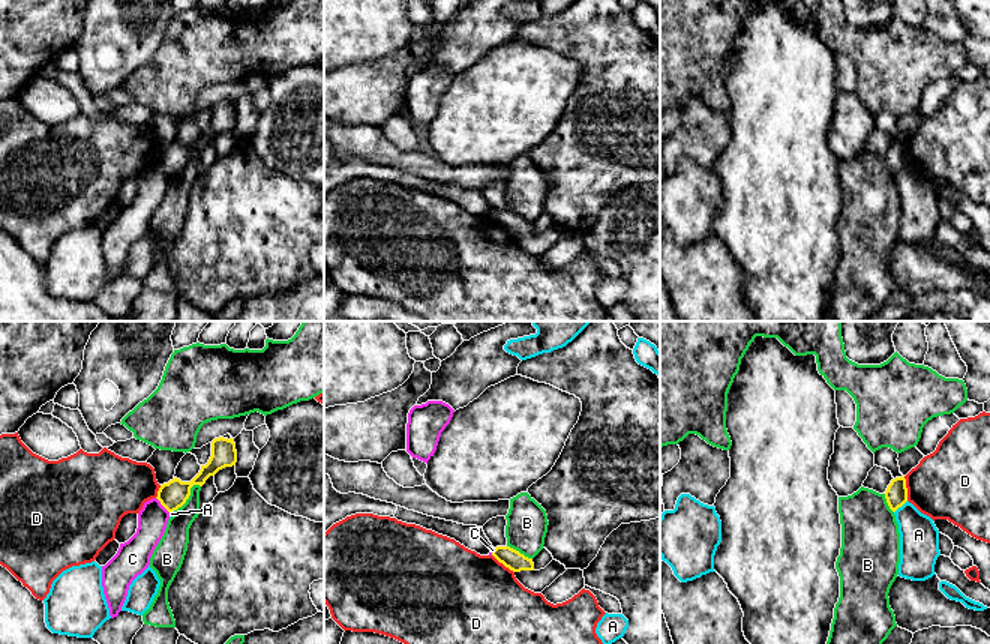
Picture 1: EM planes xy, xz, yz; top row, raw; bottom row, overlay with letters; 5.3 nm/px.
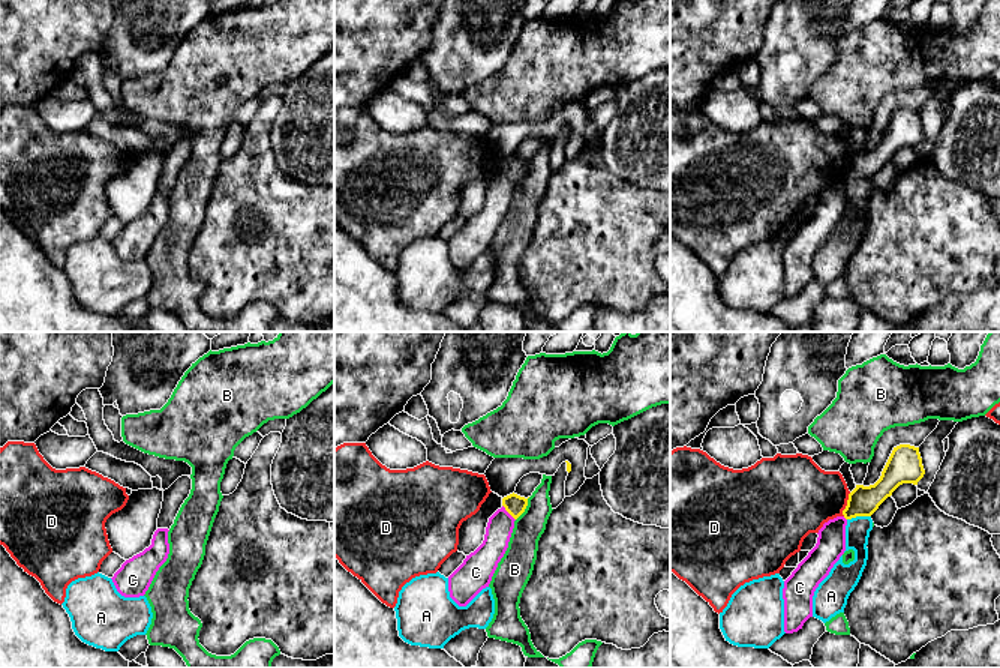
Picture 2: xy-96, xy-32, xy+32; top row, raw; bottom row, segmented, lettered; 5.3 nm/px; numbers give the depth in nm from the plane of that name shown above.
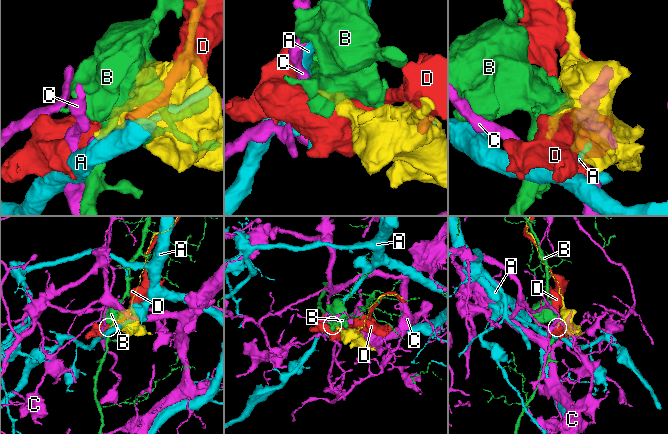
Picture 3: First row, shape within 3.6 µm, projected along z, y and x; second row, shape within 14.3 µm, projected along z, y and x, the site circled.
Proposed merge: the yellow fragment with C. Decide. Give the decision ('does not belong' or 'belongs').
does not belong

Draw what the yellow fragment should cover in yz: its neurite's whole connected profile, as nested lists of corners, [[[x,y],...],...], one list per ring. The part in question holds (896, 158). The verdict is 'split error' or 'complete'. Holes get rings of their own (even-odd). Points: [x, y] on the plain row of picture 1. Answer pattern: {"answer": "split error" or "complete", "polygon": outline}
{"answer": "complete", "polygon": [[[904,140],[891,144],[885,155],[885,162],[892,176],[908,165],[908,152]]]}

